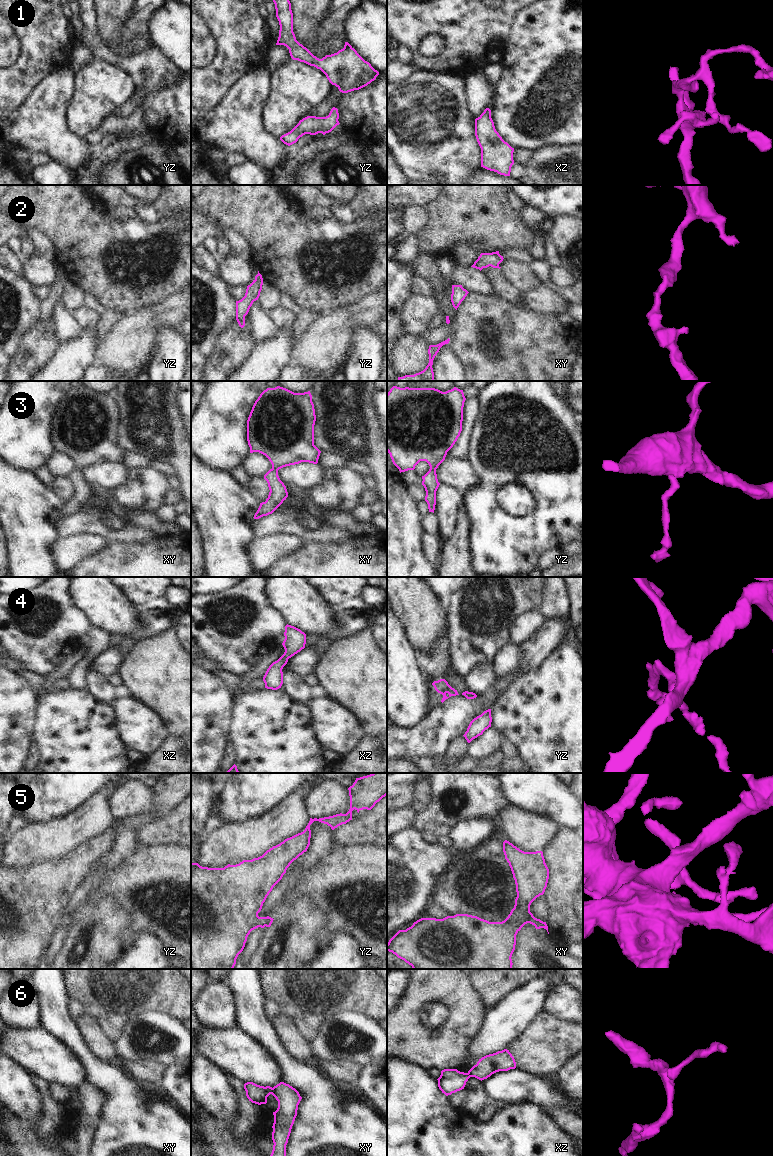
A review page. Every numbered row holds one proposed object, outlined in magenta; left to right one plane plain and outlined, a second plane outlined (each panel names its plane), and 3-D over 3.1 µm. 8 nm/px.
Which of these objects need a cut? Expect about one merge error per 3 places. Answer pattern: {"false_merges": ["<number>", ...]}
{"false_merges": ["6"]}

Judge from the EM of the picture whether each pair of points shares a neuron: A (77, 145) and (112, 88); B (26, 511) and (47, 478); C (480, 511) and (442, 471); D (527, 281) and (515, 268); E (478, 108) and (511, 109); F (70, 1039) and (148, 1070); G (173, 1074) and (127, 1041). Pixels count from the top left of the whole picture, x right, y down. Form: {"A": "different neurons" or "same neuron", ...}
{"A": "different neurons", "B": "different neurons", "C": "different neurons", "D": "same neuron", "E": "different neurons", "F": "different neurons", "G": "different neurons"}

